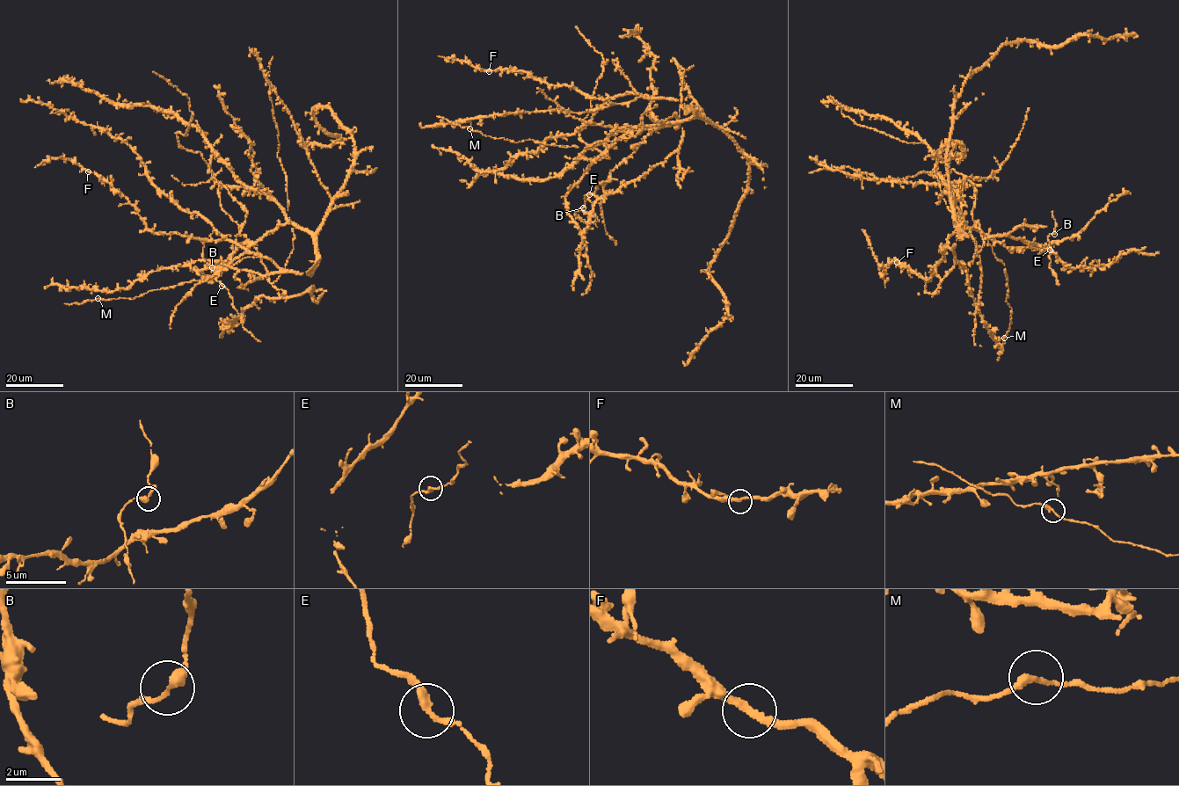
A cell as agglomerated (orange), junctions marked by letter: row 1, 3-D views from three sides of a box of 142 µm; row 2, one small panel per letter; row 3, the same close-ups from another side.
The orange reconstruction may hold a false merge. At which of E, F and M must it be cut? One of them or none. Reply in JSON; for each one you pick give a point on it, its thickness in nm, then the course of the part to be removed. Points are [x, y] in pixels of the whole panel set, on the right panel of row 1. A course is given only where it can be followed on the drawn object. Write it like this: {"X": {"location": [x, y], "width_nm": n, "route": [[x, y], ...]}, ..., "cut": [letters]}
{"cut": []}

